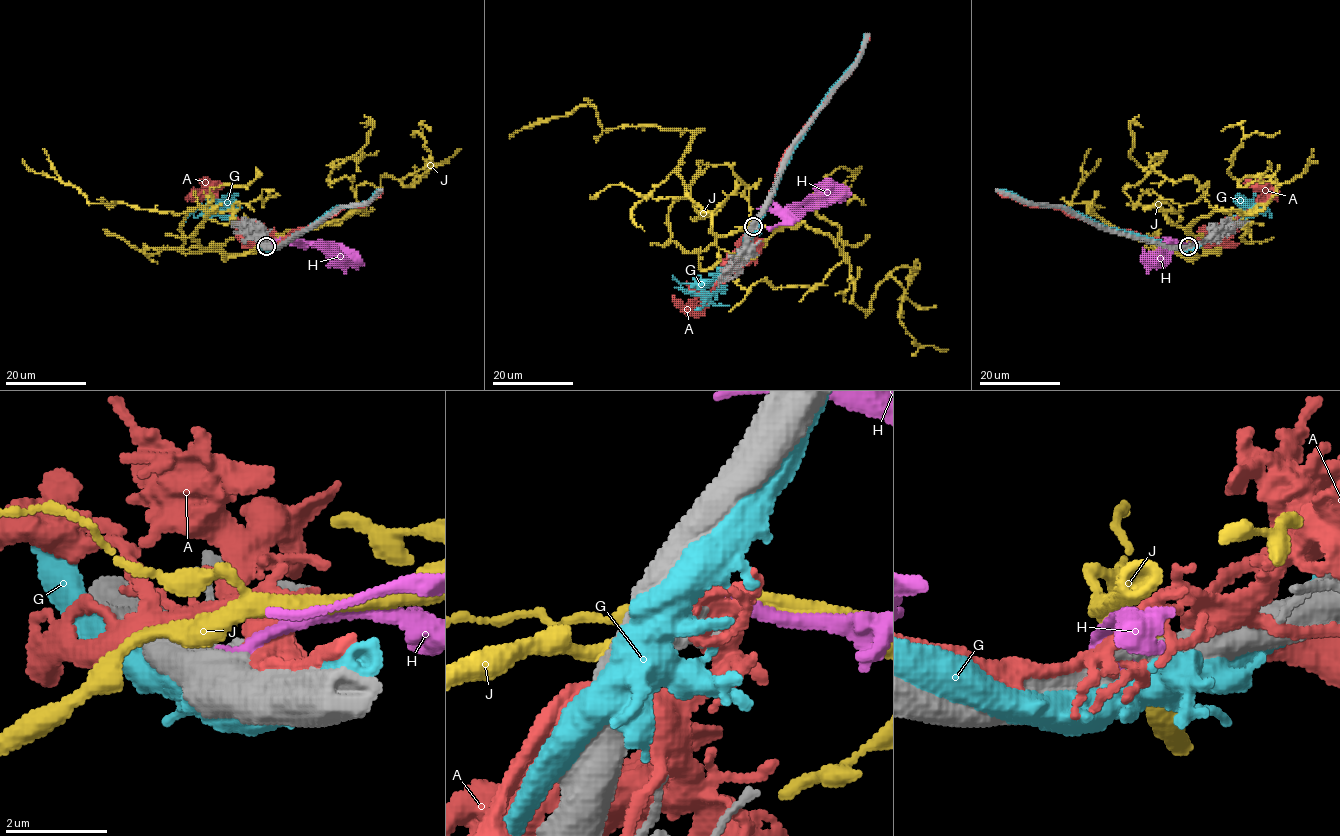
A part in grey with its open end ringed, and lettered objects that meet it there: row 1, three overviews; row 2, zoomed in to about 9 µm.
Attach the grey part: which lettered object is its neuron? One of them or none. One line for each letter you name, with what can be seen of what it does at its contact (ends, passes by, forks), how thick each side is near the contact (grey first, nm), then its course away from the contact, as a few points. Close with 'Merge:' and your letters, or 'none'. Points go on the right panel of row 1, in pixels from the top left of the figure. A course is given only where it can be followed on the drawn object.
H: it ends; calibres 480 and 440 nm; course (1188, 246), (1188, 242), (1184, 245), (1168, 241), (1159, 250), (1159, 255), (1153, 258)
Merge: H

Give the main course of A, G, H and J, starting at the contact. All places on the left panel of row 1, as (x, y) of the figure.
A: (270, 246), (276, 245), (291, 231), (307, 228), (341, 209), (364, 207), (382, 189)
G: (266, 247), (280, 244), (337, 207), (366, 202), (381, 188)
H: (267, 246), (274, 242), (296, 245), (312, 241), (336, 258)
J: (264, 244), (225, 259), (192, 237), (206, 212), (199, 208), (91, 204), (22, 158)

